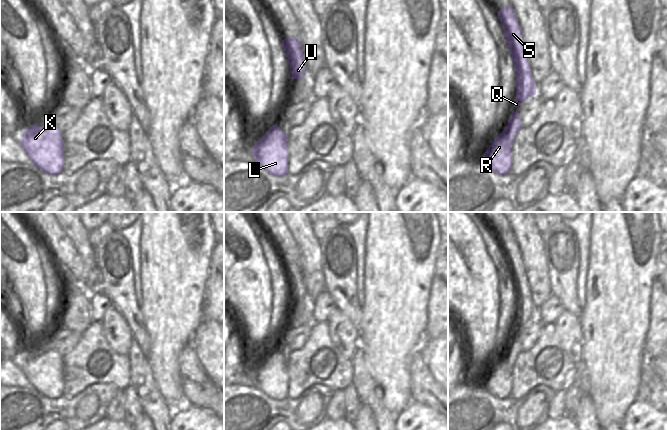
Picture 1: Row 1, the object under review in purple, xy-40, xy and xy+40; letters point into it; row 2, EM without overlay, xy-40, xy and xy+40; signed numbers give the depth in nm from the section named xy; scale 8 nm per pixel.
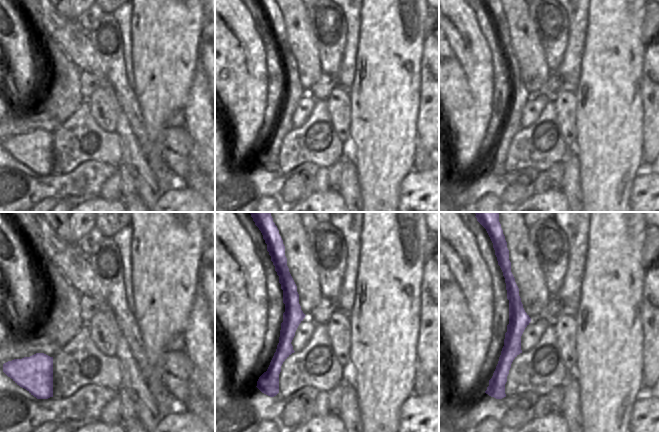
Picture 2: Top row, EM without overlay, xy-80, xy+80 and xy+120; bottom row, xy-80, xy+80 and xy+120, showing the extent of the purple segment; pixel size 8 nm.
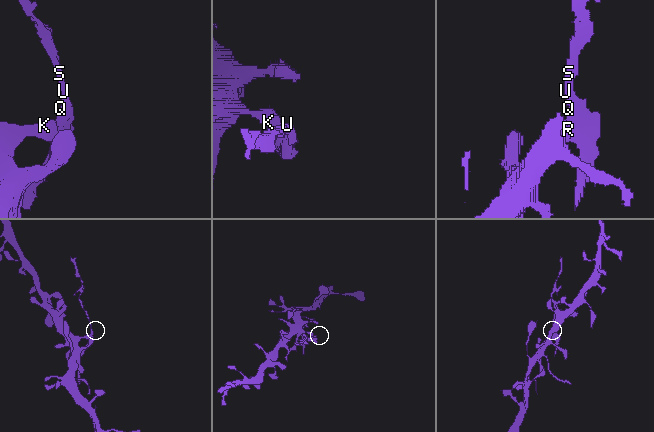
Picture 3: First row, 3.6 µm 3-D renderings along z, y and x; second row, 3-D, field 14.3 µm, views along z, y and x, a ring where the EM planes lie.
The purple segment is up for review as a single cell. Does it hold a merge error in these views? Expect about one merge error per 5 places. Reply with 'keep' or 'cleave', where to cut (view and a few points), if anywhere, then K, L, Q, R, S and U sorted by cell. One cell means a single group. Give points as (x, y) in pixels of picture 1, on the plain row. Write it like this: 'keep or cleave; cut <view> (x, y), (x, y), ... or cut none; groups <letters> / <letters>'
cleave; cut xy+40 (501, 356), (511, 369); groups K L R / Q S U

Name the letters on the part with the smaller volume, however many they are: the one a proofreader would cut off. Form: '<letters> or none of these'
Q, S, U

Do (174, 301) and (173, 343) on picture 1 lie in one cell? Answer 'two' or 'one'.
one

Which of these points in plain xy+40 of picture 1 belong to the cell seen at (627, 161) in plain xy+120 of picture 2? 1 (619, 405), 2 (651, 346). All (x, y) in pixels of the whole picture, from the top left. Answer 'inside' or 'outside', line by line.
1: inside
2: outside

